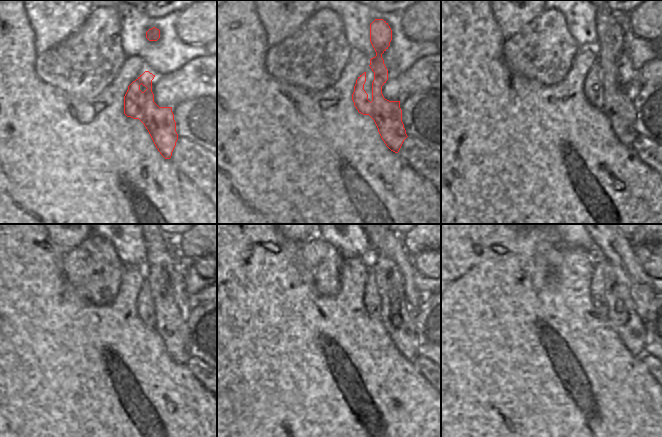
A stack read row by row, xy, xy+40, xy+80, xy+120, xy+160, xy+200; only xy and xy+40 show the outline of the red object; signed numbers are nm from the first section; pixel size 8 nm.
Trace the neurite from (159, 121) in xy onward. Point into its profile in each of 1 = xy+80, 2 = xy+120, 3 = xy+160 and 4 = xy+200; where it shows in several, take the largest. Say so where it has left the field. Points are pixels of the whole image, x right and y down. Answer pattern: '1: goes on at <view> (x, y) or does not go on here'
1: goes on at xy+80 (617, 105)
2: goes on at xy+120 (170, 325)
3: goes on at xy+160 (399, 322)
4: goes on at xy+200 (622, 315)

